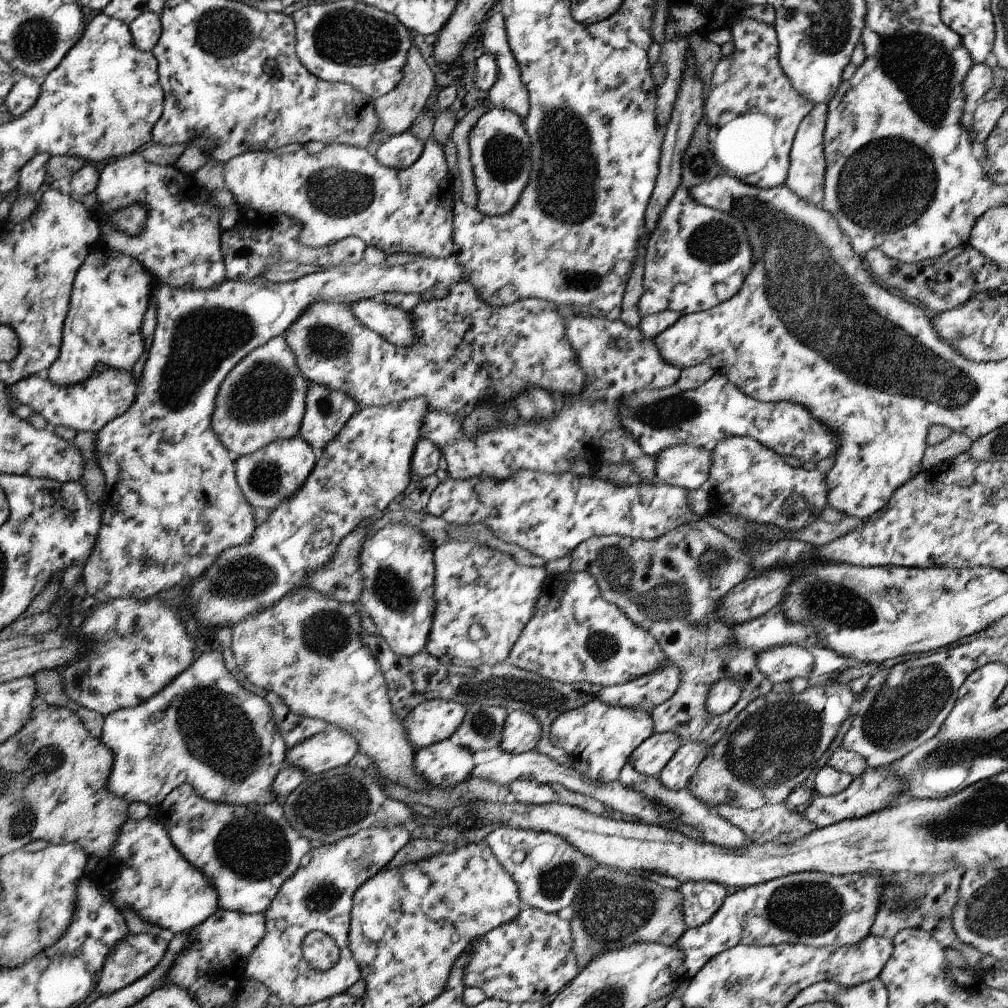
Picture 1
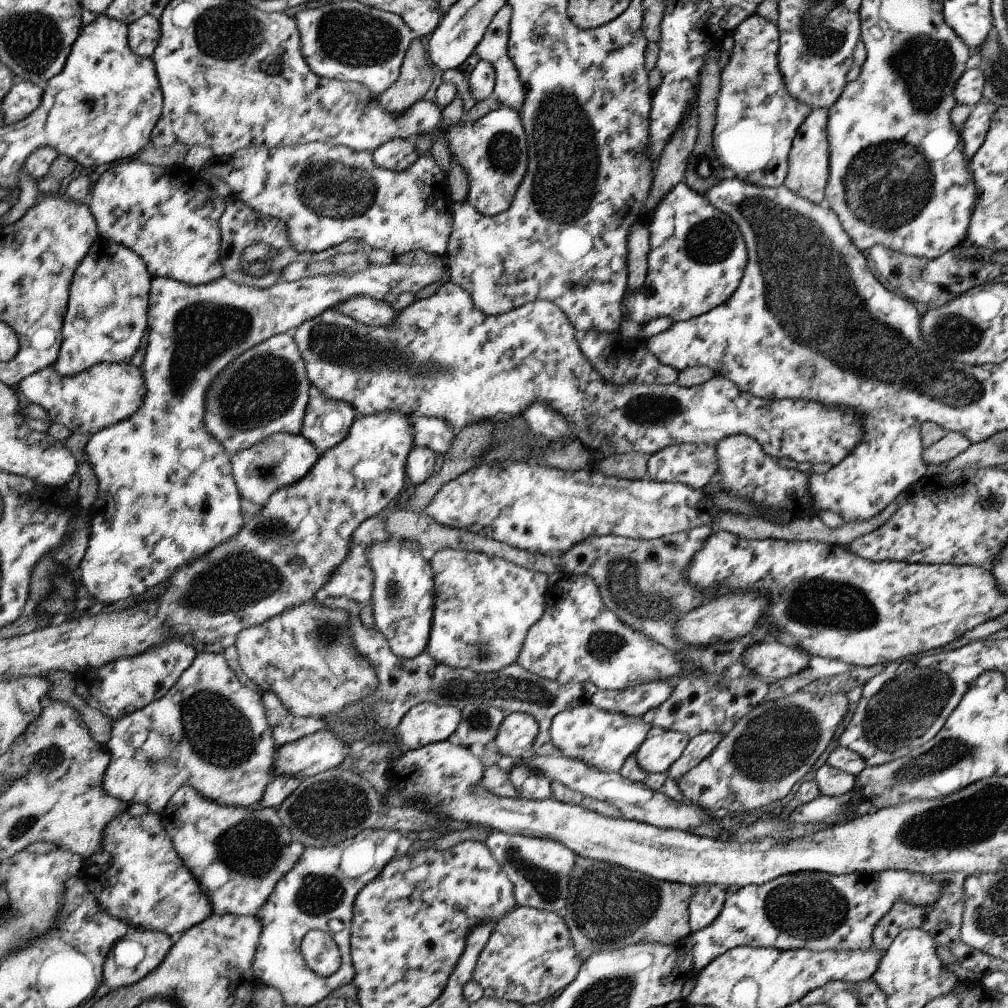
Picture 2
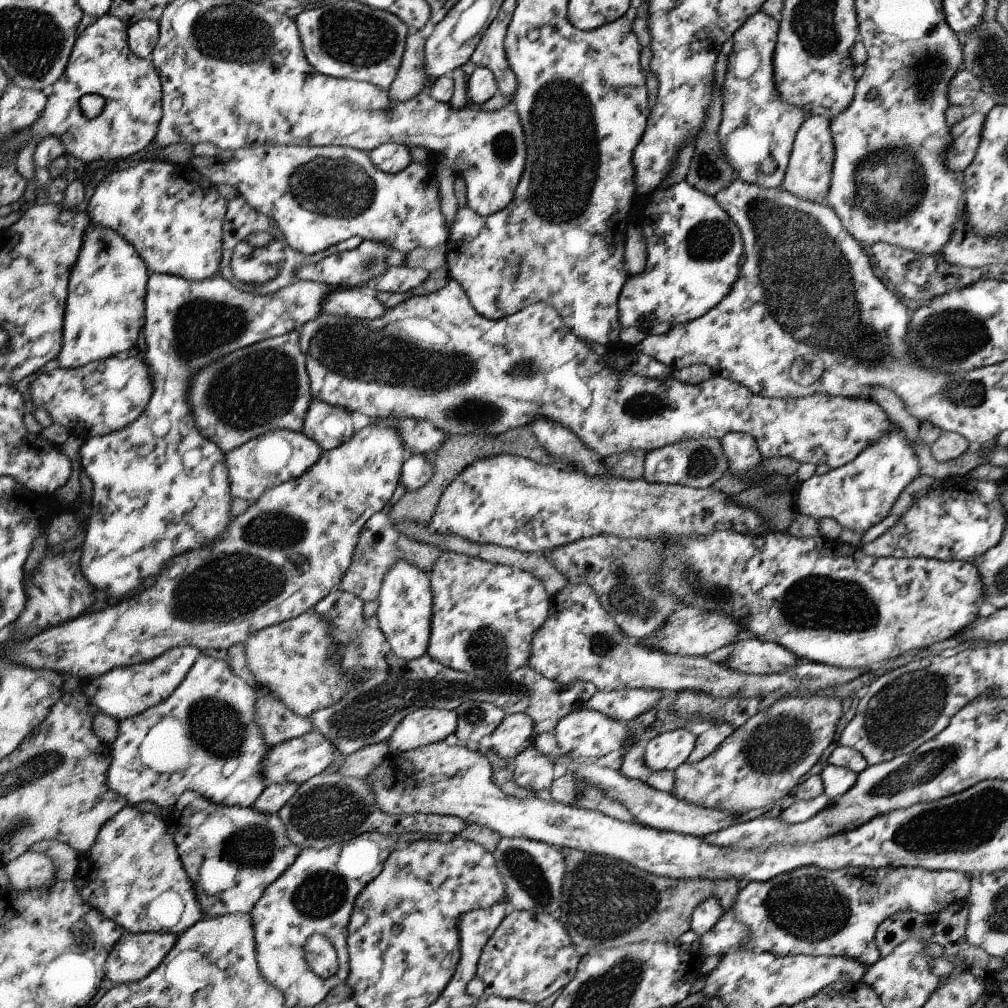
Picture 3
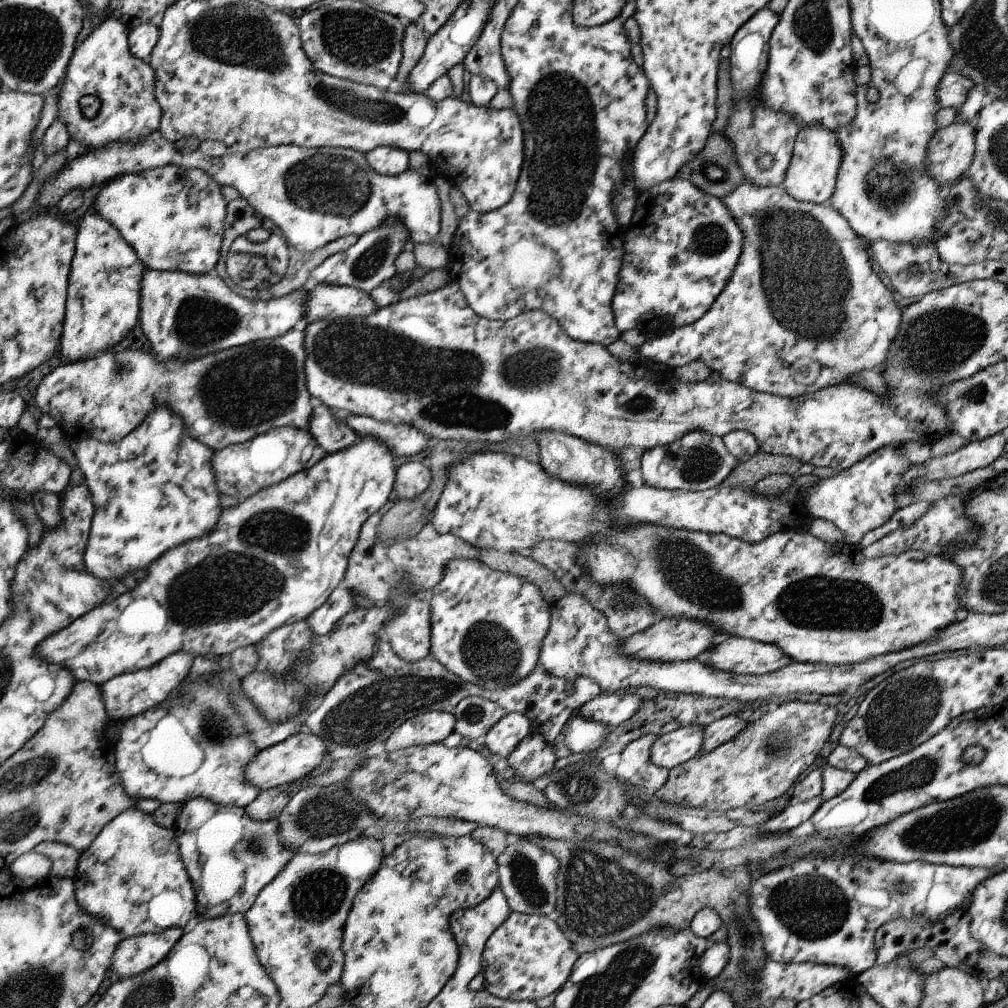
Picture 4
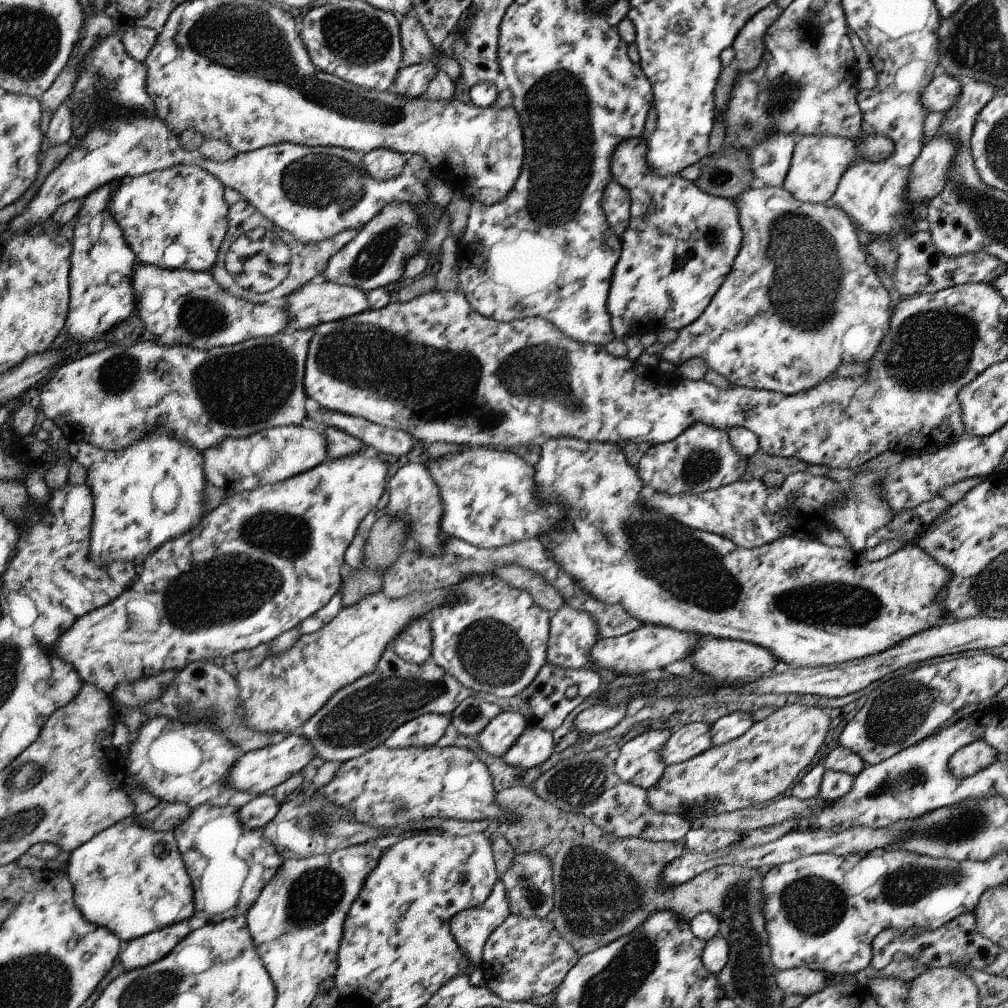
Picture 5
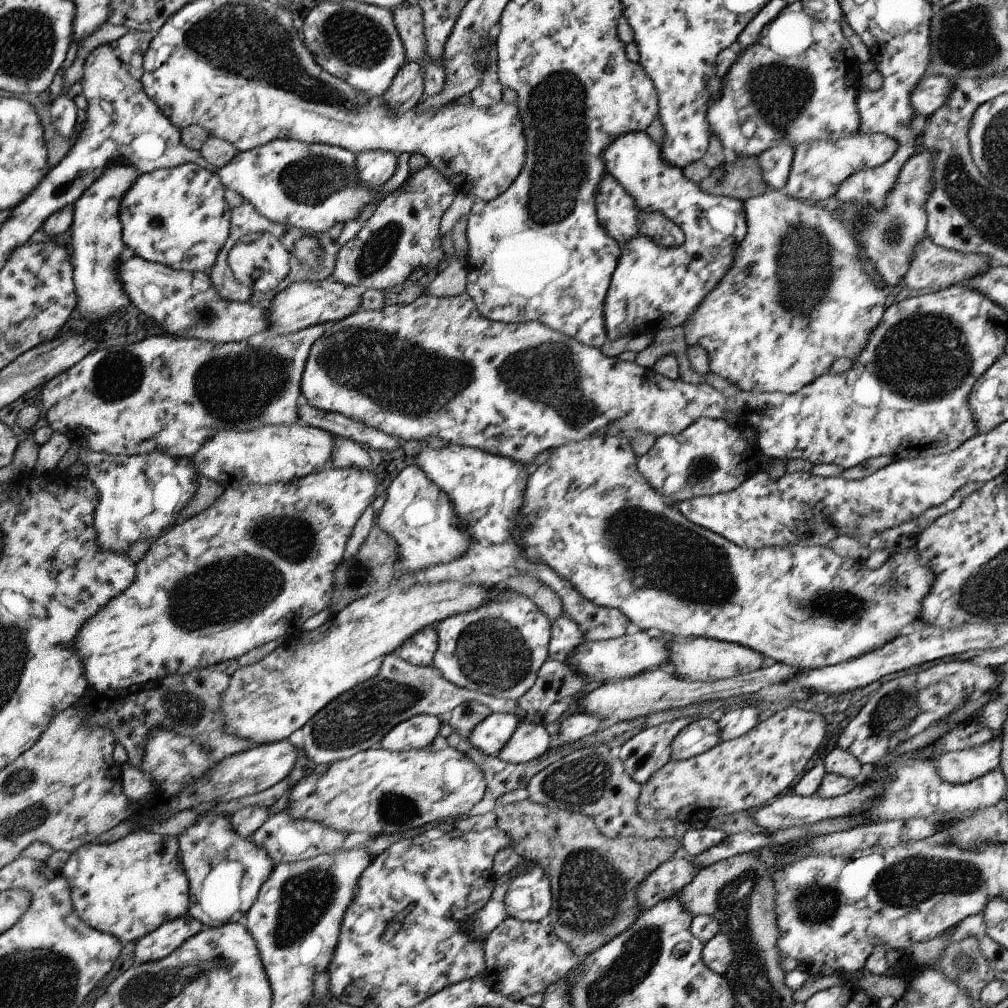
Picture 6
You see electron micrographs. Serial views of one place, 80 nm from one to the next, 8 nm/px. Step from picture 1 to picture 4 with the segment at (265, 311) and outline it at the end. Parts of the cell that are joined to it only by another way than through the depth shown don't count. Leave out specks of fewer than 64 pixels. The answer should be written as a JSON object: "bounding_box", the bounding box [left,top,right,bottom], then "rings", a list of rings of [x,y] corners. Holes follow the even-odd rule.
{"bounding_box":[70,269,311,581],"rings":[[[146,269],[141,284],[140,326],[151,342],[151,352],[160,362],[176,357],[198,359],[222,349],[286,335],[303,319],[311,285],[270,301],[251,301],[234,292],[216,272],[195,275]],[[160,404],[144,422],[122,440],[103,443],[96,439],[81,439],[70,444],[91,491],[95,514],[91,520],[84,564],[97,579],[122,581],[137,570],[147,570],[152,562],[182,543],[207,535],[218,527],[218,478],[214,470],[214,449],[192,438],[184,420],[168,405]]]}

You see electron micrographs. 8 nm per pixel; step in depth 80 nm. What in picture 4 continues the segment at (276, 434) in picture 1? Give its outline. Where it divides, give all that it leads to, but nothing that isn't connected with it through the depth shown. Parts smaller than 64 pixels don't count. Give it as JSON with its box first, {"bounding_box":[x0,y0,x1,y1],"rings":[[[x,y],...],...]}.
{"bounding_box":[36,329,314,451],"rings":[[[292,329],[288,331],[286,335],[276,337],[275,339],[262,339],[255,343],[222,349],[210,355],[201,356],[198,359],[182,360],[176,357],[175,359],[166,359],[164,362],[160,362],[155,357],[155,353],[152,353],[151,350],[133,350],[127,346],[119,347],[115,350],[106,350],[103,354],[100,354],[100,356],[95,355],[92,358],[80,359],[79,361],[72,361],[66,365],[60,365],[44,378],[38,388],[36,401],[45,414],[50,413],[58,421],[59,427],[64,432],[64,436],[68,442],[78,442],[81,439],[96,439],[103,443],[113,443],[122,440],[126,435],[130,435],[132,431],[135,431],[136,428],[144,422],[144,419],[147,419],[148,415],[151,415],[152,411],[155,411],[156,407],[159,407],[160,404],[163,403],[164,405],[170,406],[170,408],[184,420],[187,432],[190,433],[192,438],[204,443],[208,448],[217,451],[231,444],[243,443],[247,440],[254,439],[255,436],[275,428],[292,426],[297,429],[306,429],[310,426],[309,421],[311,420],[311,415],[314,410],[310,405],[311,393],[309,393],[307,389],[306,336],[307,333],[305,330],[298,331]]]}

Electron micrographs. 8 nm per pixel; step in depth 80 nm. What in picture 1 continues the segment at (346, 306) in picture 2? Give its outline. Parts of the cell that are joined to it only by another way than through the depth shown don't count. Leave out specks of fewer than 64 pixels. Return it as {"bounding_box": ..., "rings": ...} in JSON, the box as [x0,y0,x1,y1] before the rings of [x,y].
{"bounding_box":[350,299,416,346],"rings":[[[368,299],[352,303],[350,308],[354,316],[363,322],[363,326],[380,334],[394,346],[410,346],[416,340],[412,316],[395,305]]]}

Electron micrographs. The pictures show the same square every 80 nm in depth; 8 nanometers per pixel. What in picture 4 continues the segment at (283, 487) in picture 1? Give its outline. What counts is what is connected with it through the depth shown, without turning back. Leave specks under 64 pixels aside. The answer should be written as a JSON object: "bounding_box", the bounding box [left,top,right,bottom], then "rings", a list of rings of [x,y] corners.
{"bounding_box":[212,426,325,501],"rings":[[[292,426],[275,428],[255,436],[254,439],[231,444],[214,452],[212,464],[218,478],[218,488],[239,501],[282,483],[300,471],[307,471],[325,457],[322,445],[308,428],[297,429]]]}

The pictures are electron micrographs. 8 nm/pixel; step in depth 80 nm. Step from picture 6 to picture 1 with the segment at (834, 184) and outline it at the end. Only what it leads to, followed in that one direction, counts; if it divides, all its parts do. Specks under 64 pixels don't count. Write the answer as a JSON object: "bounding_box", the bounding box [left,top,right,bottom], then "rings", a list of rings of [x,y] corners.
{"bounding_box":[786,104,828,206],"rings":[[[816,104],[814,110],[806,117],[795,136],[791,148],[790,171],[787,173],[786,186],[796,193],[796,196],[810,201],[816,206],[823,203],[823,190],[826,173],[824,156],[824,130],[827,122],[828,106]]]}

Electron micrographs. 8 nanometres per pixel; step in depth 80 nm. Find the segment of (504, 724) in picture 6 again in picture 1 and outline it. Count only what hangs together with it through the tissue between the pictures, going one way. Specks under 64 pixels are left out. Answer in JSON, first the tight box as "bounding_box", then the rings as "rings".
{"bounding_box":[500,710,543,754],"rings":[[[524,710],[510,711],[500,748],[505,753],[521,754],[535,751],[543,736],[538,718]]]}

